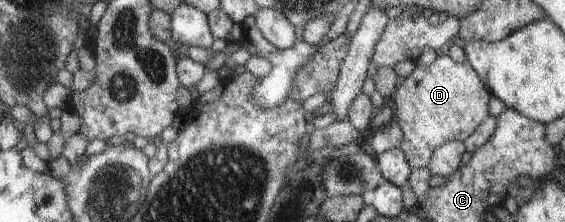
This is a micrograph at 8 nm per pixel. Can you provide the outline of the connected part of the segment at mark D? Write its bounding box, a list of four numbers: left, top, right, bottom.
[392,55,491,170]

